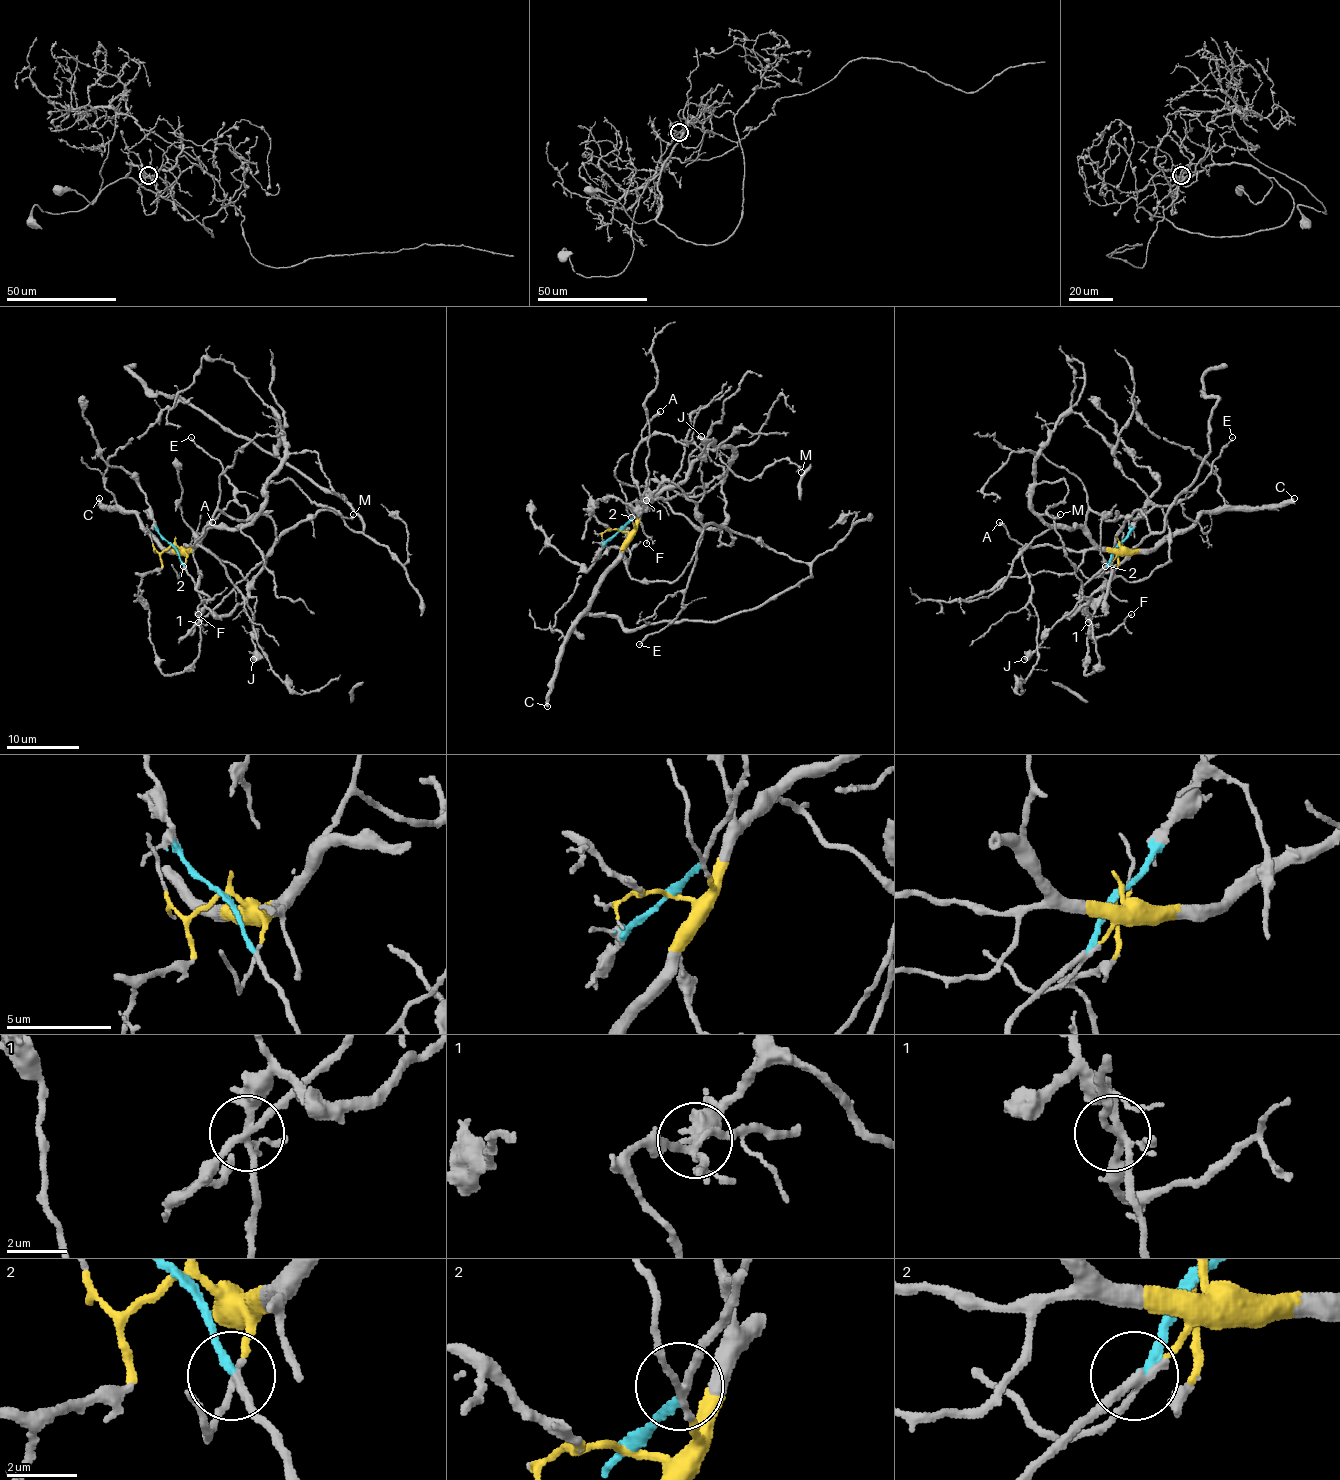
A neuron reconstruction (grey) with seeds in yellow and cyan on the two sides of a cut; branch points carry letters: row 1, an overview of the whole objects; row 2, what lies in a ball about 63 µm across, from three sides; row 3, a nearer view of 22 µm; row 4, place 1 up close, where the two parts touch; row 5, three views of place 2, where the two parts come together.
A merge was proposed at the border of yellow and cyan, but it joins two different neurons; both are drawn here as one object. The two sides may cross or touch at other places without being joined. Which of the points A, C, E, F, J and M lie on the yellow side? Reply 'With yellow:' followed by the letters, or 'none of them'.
With yellow: A, C, E, F, M

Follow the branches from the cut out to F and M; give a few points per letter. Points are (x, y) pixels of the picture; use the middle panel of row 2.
F: (620, 531), (631, 531), (704, 454), (720, 465), (720, 476), (691, 492), (634, 501), (645, 543)
M: (620, 531), (631, 531), (636, 516), (676, 487), (713, 443), (735, 474), (755, 479), (782, 459), (801, 472)

